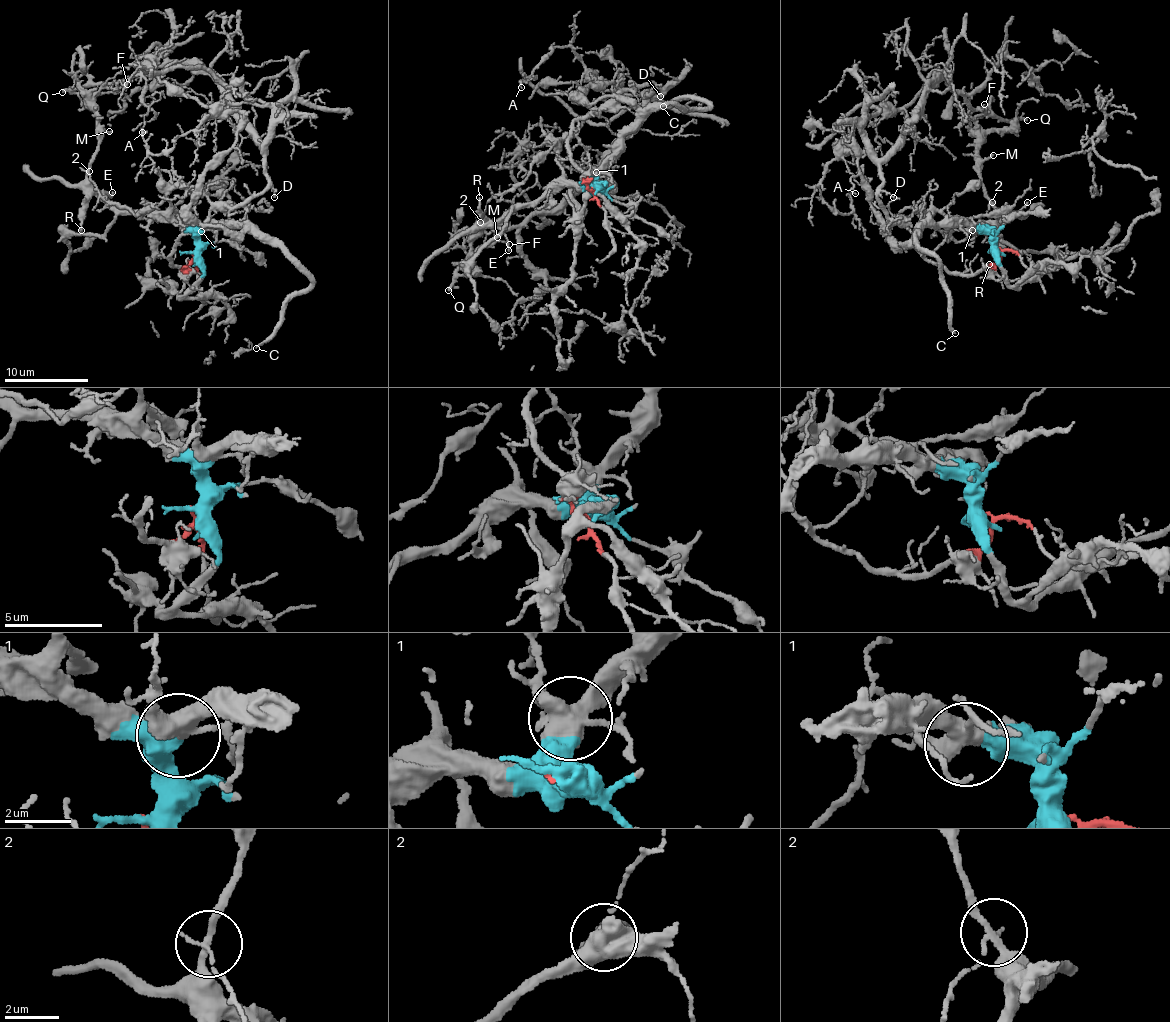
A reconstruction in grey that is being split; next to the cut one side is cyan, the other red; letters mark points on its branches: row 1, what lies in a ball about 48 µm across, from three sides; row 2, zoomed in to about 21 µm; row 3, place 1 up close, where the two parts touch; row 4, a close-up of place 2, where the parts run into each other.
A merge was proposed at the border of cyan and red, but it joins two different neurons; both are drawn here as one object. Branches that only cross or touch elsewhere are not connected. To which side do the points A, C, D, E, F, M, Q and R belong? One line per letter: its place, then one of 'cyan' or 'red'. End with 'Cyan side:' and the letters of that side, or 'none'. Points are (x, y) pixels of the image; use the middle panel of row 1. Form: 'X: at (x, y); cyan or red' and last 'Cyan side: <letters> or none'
A: at (521, 87); red
C: at (663, 106); cyan
D: at (660, 96); red
E: at (508, 250); cyan
F: at (509, 244); red
M: at (497, 237); cyan
Q: at (448, 290); red
R: at (479, 197); cyan
Cyan side: C, E, M, R

